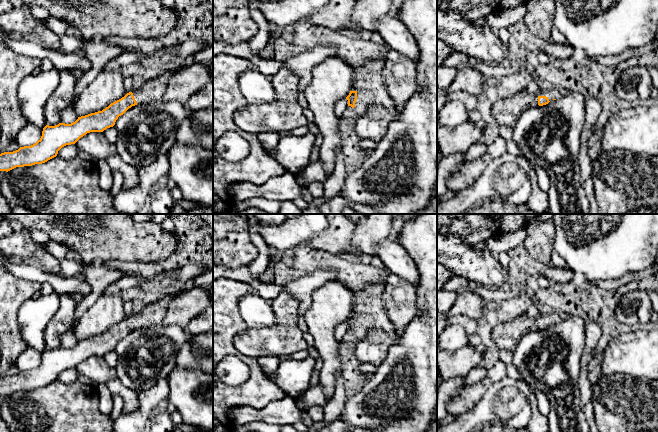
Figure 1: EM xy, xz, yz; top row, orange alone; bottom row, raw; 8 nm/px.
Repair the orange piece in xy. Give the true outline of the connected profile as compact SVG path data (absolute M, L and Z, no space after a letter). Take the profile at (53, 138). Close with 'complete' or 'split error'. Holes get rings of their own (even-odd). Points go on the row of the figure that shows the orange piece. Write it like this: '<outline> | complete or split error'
M165 73L145 82L138 82L133 91L111 103L102 111L91 113L71 123L46 125L41 138L31 146L20 147L13 152L0 154L0 171L10 171L16 167L42 164L57 156L58 151L75 144L81 137L90 132L103 132L113 127L119 116L138 103L161 100L170 79L171 73Z | split error

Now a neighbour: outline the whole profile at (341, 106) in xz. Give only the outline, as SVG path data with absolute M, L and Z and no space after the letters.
M345 98L345 99L342 99L341 101L339 101L337 104L336 104L336 115L341 118L346 110L348 106L348 100Z

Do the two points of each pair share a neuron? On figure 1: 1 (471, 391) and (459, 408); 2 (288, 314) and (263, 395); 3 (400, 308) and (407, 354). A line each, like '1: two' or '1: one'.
1: one
2: two
3: two

